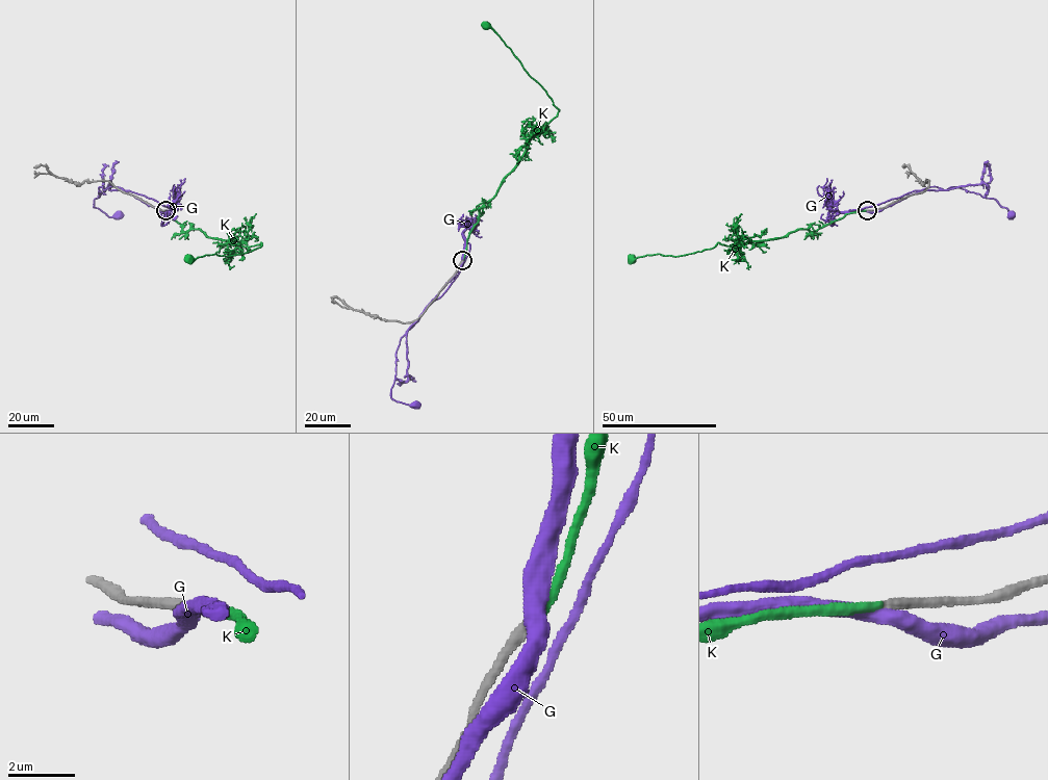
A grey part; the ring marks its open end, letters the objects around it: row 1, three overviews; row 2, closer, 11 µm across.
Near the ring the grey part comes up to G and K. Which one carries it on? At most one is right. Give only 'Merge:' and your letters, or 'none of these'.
Merge: K

